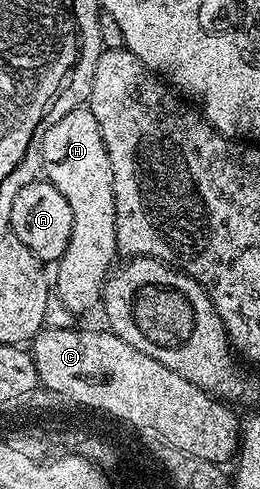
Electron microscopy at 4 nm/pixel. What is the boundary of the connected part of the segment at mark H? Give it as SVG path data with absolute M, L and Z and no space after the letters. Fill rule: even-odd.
M71 107L64 113L67 113L64 117L57 118L51 126L48 124L42 130L43 142L39 149L37 145L37 153L43 158L43 177L53 183L61 195L65 195L73 211L73 235L69 239L69 247L65 247L65 255L58 259L59 270L55 277L53 273L53 289L65 307L76 315L82 315L86 309L100 304L103 285L116 264L113 171L109 167L101 127L97 127L97 119L93 119L90 107Z

